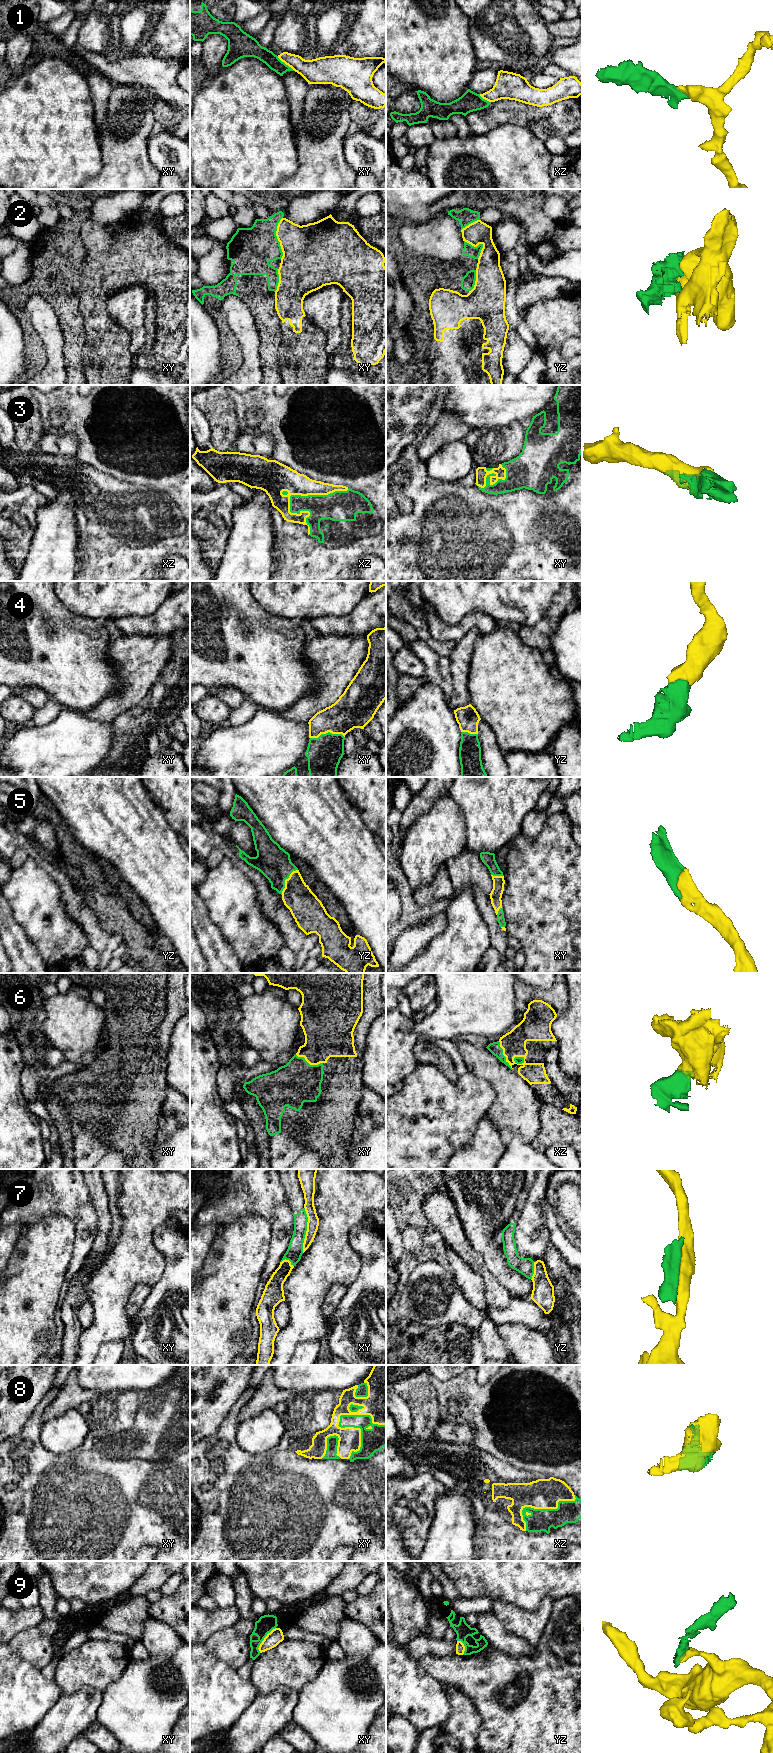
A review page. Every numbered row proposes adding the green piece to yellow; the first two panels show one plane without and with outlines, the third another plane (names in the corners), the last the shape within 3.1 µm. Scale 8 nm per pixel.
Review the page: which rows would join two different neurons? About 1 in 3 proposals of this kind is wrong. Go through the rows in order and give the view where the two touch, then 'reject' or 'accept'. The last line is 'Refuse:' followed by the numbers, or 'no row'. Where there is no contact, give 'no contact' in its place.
1: xy | reject
2: xy | reject
3: xz | accept
4: xy | accept
5: yz | accept
6: xz | accept
7: xy | reject
8: xy | accept
9: xy | reject
Refuse: 1, 2, 7, 9

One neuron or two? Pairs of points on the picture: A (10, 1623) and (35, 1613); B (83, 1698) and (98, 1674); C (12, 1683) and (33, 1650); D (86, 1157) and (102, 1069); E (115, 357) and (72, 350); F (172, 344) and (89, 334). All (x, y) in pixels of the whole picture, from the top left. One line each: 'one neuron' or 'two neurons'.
A: one neuron
B: two neurons
C: two neurons
D: two neurons
E: two neurons
F: one neuron

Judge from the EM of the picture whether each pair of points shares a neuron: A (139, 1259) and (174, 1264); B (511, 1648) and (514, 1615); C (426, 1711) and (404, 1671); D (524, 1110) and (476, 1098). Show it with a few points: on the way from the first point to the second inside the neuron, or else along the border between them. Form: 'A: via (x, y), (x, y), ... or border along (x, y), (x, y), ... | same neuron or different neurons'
A: border along (153, 1242), (164, 1258), (163, 1274), (154, 1284) | different neurons
B: border along (496, 1617), (508, 1632), (522, 1637), (533, 1645) | different neurons
C: via (422, 1701), (404, 1681) | same neuron
D: border along (487, 1080), (495, 1093), (495, 1100), (484, 1116) | different neurons

